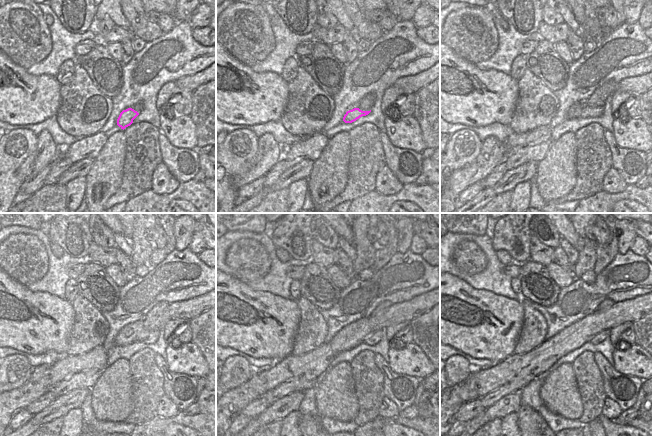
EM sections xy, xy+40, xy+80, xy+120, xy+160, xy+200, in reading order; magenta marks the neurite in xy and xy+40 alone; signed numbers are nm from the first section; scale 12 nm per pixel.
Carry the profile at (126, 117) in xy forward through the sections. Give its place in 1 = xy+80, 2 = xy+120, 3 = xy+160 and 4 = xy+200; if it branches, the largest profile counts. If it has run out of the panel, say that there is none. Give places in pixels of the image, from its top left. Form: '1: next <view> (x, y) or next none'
1: next xy+80 (587, 112)
2: next xy+120 (147, 337)
3: next xy+160 (373, 338)
4: next xy+200 (599, 338)

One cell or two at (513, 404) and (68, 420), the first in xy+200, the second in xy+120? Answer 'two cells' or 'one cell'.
two cells

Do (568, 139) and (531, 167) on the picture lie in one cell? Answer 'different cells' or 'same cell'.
different cells

